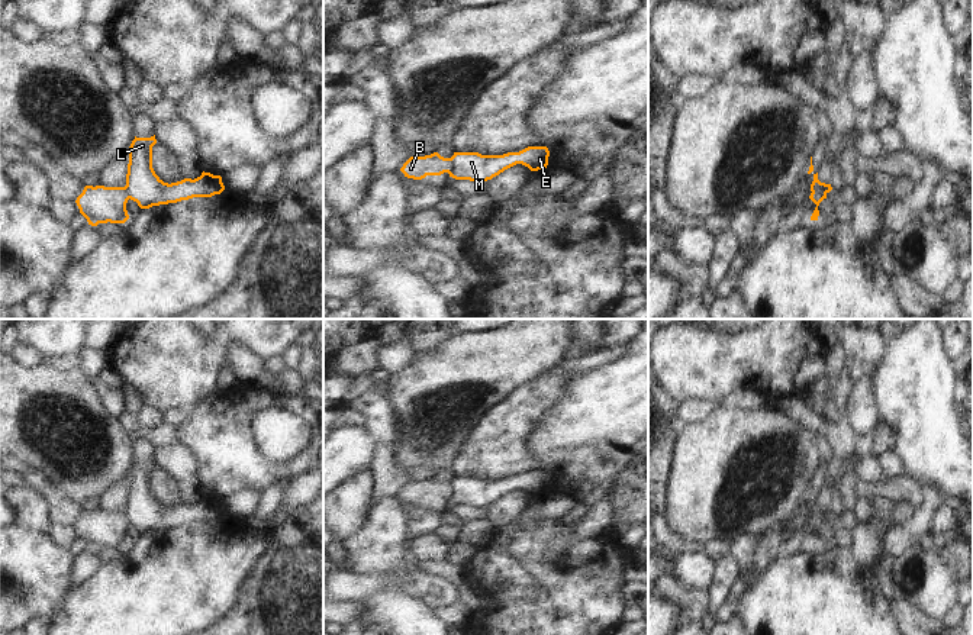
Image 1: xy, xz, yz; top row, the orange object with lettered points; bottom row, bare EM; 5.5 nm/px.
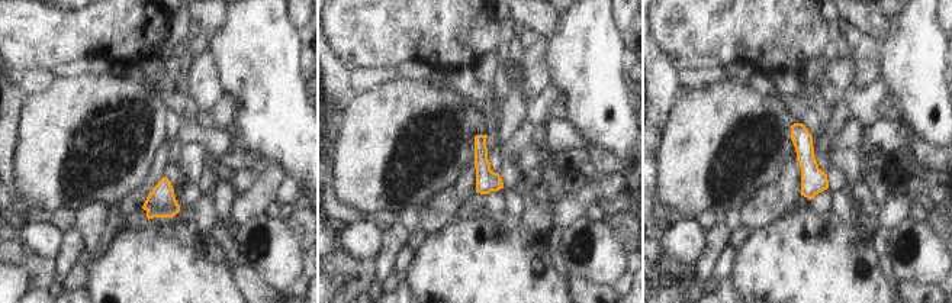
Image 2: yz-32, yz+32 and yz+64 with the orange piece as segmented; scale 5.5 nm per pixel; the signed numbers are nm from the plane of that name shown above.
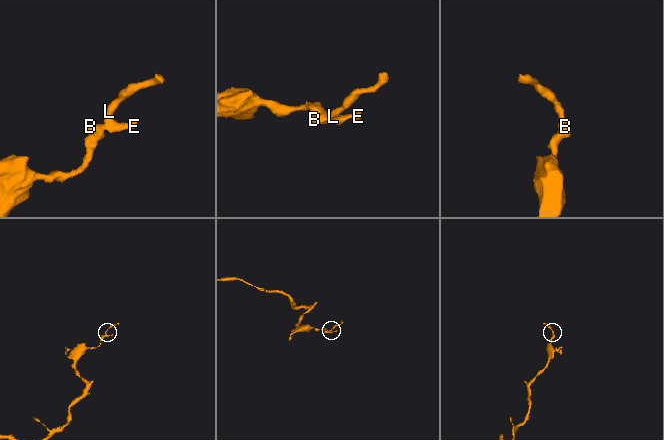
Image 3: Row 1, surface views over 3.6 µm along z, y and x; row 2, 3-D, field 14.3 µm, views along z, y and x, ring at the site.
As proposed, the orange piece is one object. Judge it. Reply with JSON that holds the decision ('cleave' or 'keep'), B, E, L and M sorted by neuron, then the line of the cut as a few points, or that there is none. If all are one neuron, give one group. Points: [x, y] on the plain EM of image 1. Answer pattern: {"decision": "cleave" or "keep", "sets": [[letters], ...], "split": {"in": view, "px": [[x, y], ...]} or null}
{"decision": "cleave", "sets": [["B"], ["E", "L", "M"]], "split": {"in": "xz", "px": [[451, 483], [453, 493], [448, 497]]}}

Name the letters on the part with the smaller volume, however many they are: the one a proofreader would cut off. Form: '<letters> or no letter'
E, L, M.

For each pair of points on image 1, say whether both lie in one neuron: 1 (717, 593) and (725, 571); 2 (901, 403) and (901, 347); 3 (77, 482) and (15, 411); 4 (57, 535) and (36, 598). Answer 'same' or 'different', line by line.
1: same
2: same
3: same
4: different

